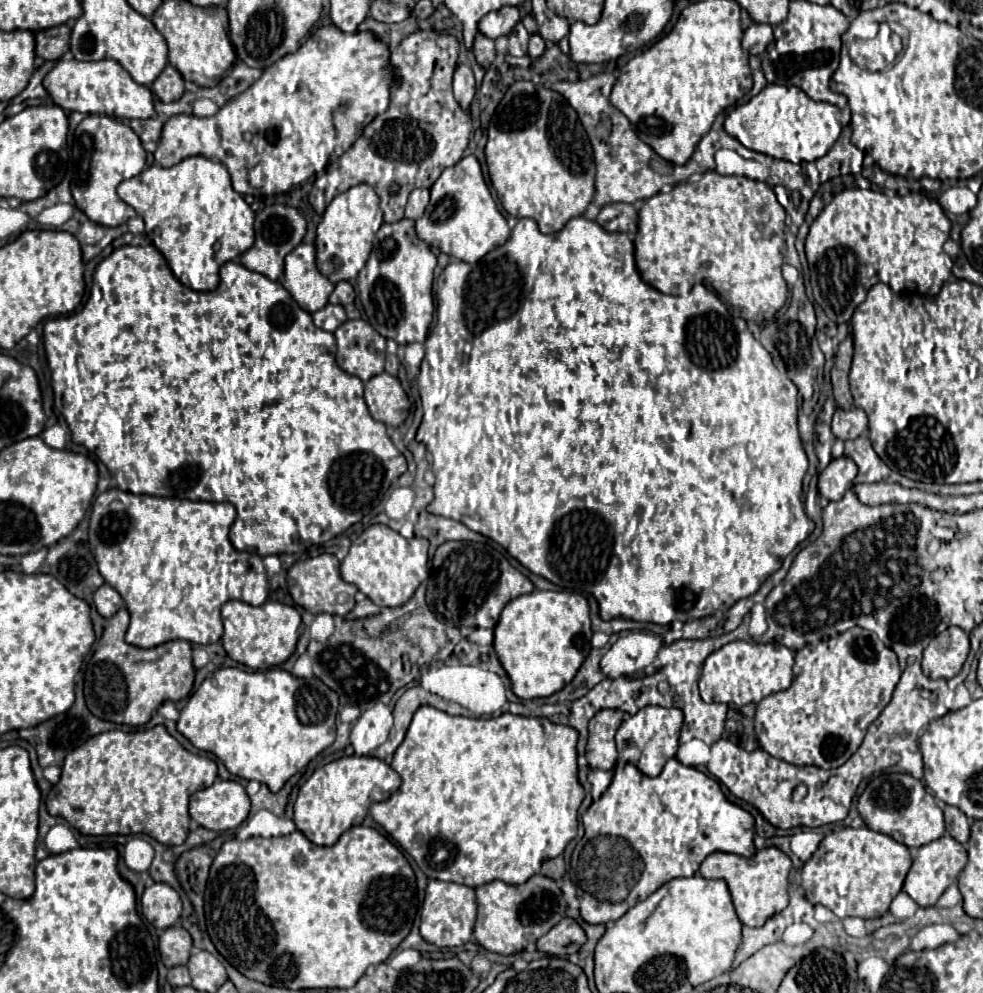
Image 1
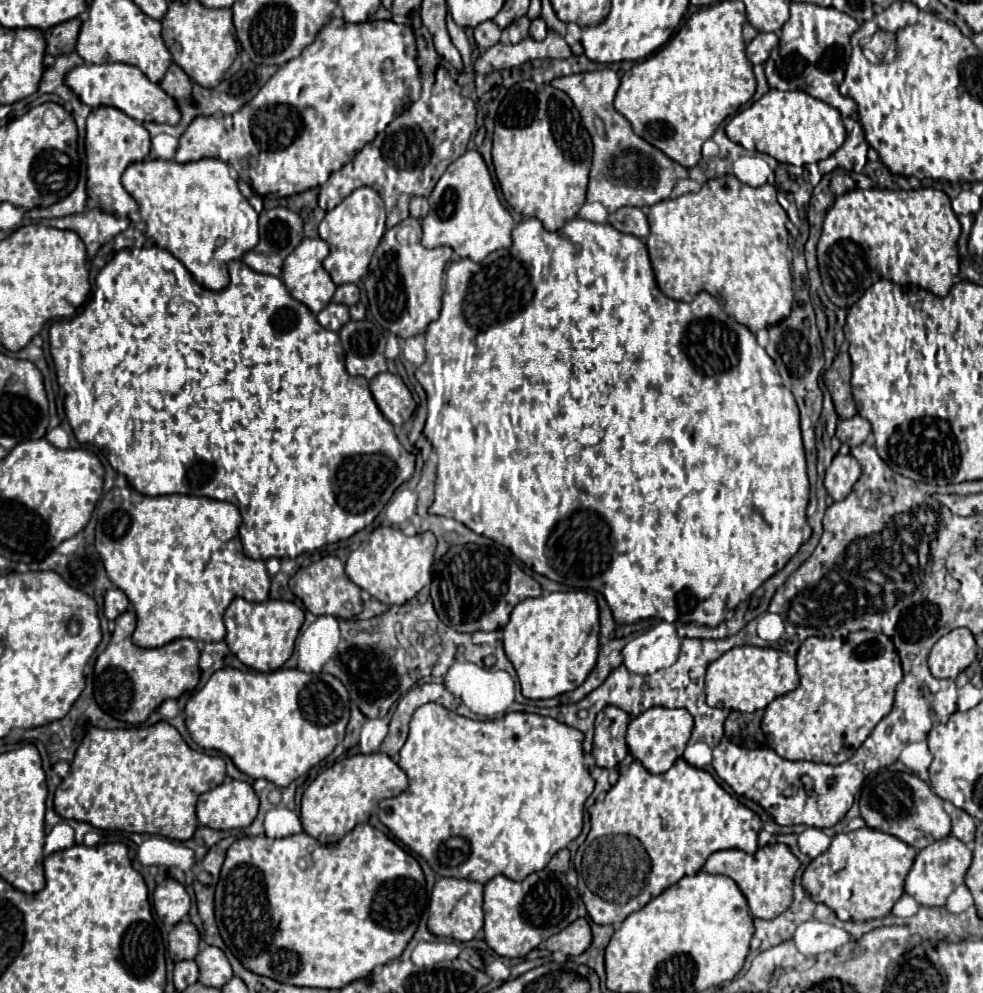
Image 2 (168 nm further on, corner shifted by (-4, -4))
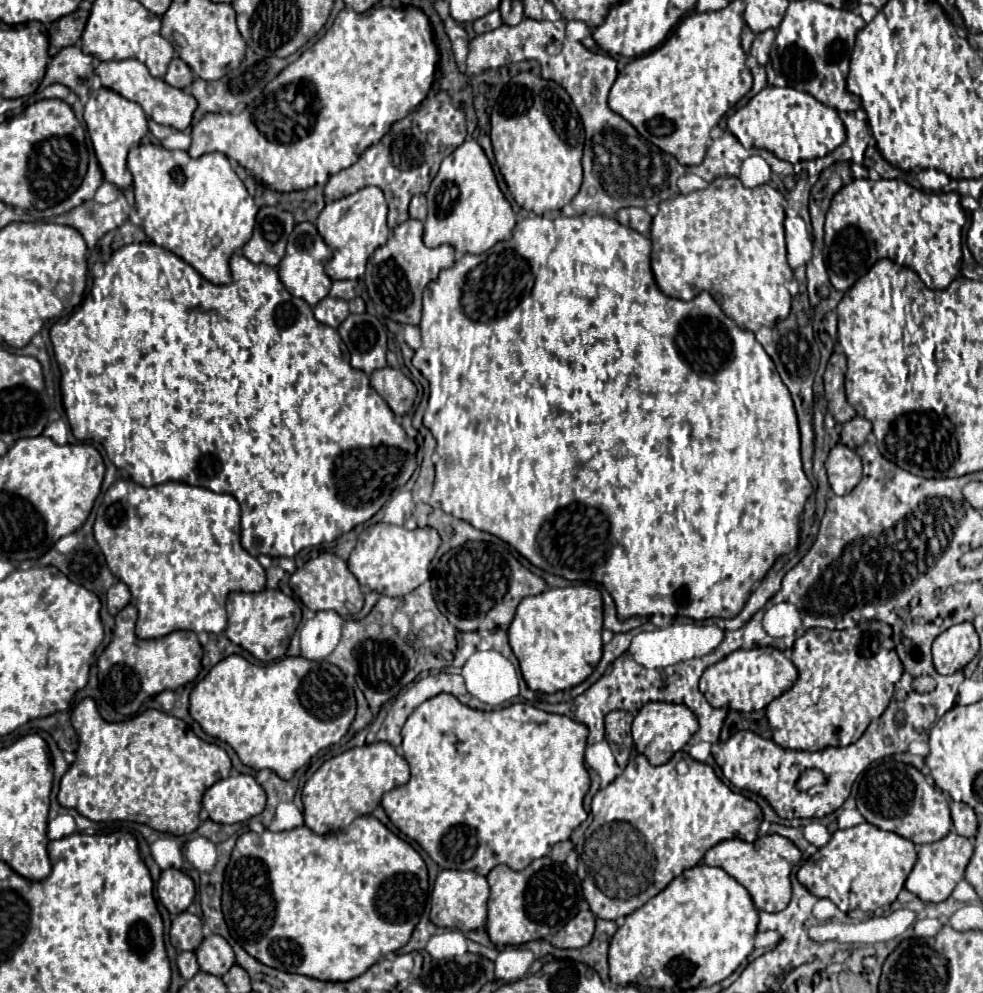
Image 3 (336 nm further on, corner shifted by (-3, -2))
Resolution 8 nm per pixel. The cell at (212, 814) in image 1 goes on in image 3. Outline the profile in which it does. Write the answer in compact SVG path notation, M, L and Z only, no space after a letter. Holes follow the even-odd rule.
M232 774L210 786L202 808L218 824L246 822L264 810L266 794L250 774Z

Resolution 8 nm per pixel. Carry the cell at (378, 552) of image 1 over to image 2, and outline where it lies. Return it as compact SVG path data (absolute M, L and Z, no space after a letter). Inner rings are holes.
M375 528L371 536L351 552L345 572L347 576L365 592L369 592L379 602L391 604L405 604L411 600L423 586L431 584L431 564L435 554L437 540L433 532L423 532L415 536L405 536L397 528Z

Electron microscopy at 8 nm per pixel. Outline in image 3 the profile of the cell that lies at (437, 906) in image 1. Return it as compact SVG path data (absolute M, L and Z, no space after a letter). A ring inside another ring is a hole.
M442 870L434 882L432 890L432 912L430 920L440 928L470 932L486 926L486 902L488 902L488 882L476 872L464 870Z

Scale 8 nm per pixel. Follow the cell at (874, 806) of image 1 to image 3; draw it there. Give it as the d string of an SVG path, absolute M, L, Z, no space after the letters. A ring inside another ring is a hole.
M892 758L872 764L860 780L856 794L858 812L866 822L896 832L902 838L912 840L914 844L928 844L944 838L950 828L950 808L940 790L936 790L928 780L914 768L904 762L896 762Z

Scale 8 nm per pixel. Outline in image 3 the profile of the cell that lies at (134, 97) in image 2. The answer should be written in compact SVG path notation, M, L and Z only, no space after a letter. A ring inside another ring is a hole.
M138 60L100 62L94 68L94 74L100 78L100 82L102 82L104 88L114 90L116 94L124 96L126 100L140 104L148 118L156 116L154 110L158 110L158 124L166 124L166 126L172 126L176 130L184 130L184 128L190 126L192 114L196 110L196 100L192 98L192 94L186 92L186 90L178 90L178 88L168 86L162 78L152 78L150 72L148 72L148 68L142 62L138 62Z

